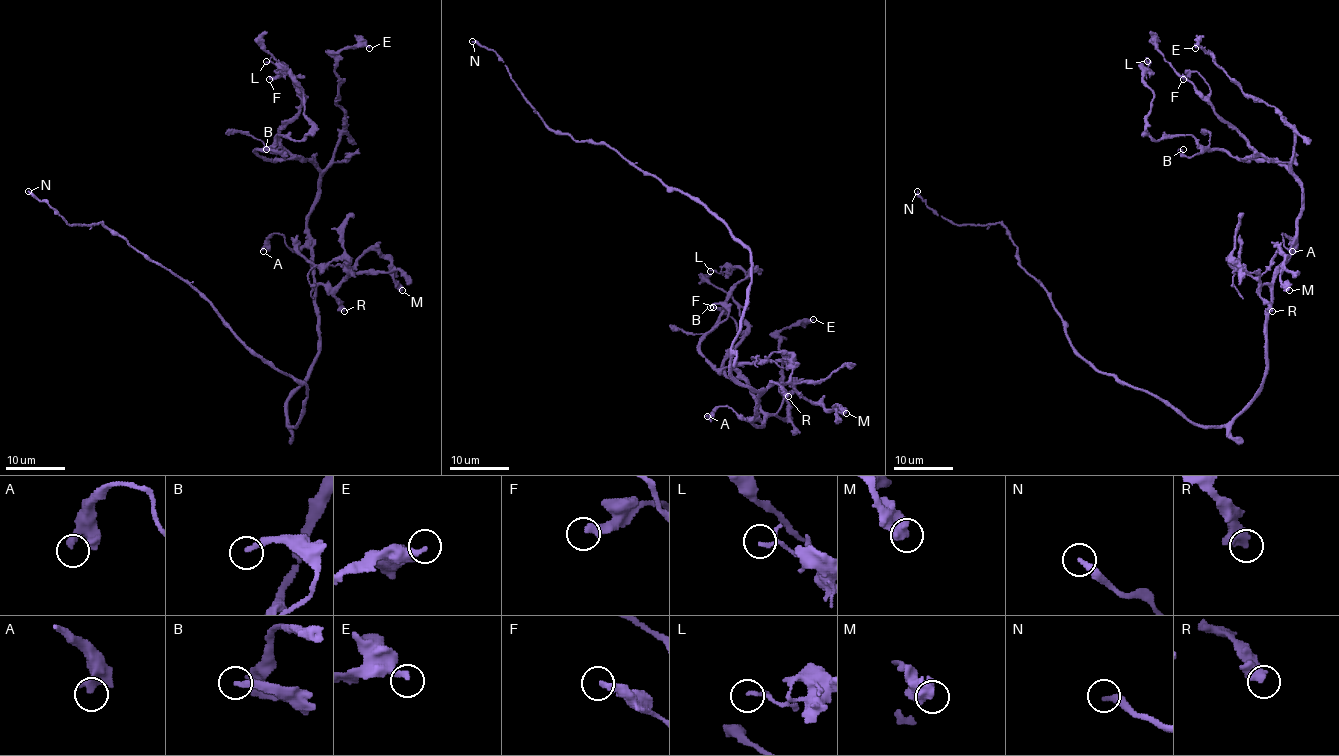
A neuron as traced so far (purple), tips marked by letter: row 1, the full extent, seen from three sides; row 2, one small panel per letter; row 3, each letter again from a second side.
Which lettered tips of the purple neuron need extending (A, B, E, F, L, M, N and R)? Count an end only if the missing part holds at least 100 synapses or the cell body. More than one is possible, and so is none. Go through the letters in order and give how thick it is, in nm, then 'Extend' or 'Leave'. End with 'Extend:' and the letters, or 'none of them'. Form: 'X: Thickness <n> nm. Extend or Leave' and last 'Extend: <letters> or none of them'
A: Thickness 260 nm. Leave
B: Thickness 280 nm. Leave
E: Thickness 320 nm. Leave
F: Thickness 320 nm. Leave
L: Thickness 120 nm. Leave
M: Thickness 650 nm. Leave
N: Thickness 320 nm. Leave
R: Thickness 360 nm. Leave
Extend: none of them

